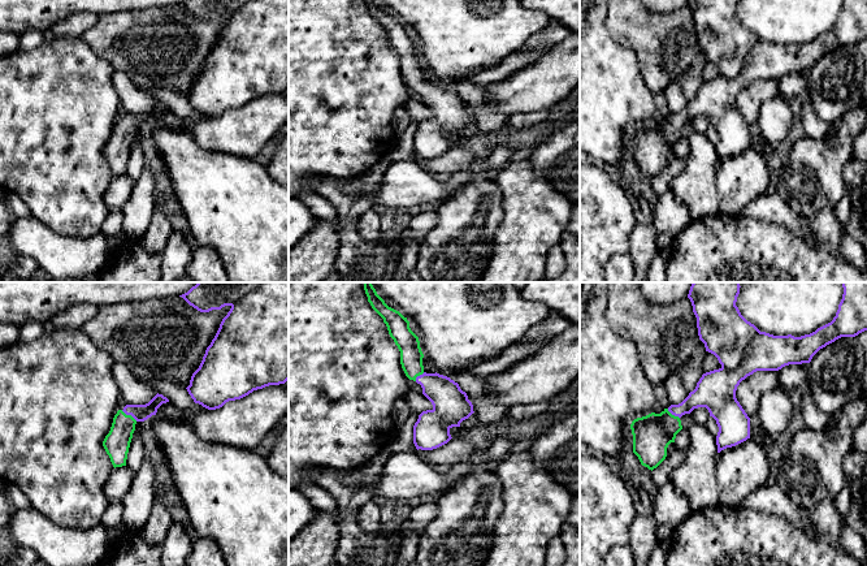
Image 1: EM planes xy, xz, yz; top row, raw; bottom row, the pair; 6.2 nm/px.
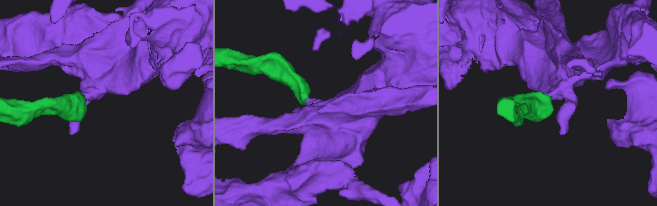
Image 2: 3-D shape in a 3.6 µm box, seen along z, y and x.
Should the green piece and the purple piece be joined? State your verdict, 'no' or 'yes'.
yes

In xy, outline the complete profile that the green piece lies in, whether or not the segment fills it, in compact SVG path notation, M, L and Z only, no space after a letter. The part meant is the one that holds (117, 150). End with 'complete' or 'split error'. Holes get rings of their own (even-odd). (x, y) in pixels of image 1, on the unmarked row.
M157 101L146 113L126 113L122 118L117 120L110 139L103 150L103 155L114 177L126 174L135 133L156 124L157 117L166 111L169 111L169 108Z | split error

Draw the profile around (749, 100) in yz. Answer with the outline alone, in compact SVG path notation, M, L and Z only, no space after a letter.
M757 79L740 91L736 107L749 126L755 125L760 105L777 95L777 79Z

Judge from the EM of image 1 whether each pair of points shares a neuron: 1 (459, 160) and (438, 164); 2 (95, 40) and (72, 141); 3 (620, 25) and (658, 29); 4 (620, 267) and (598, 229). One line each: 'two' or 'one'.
1: one
2: two
3: one
4: two

